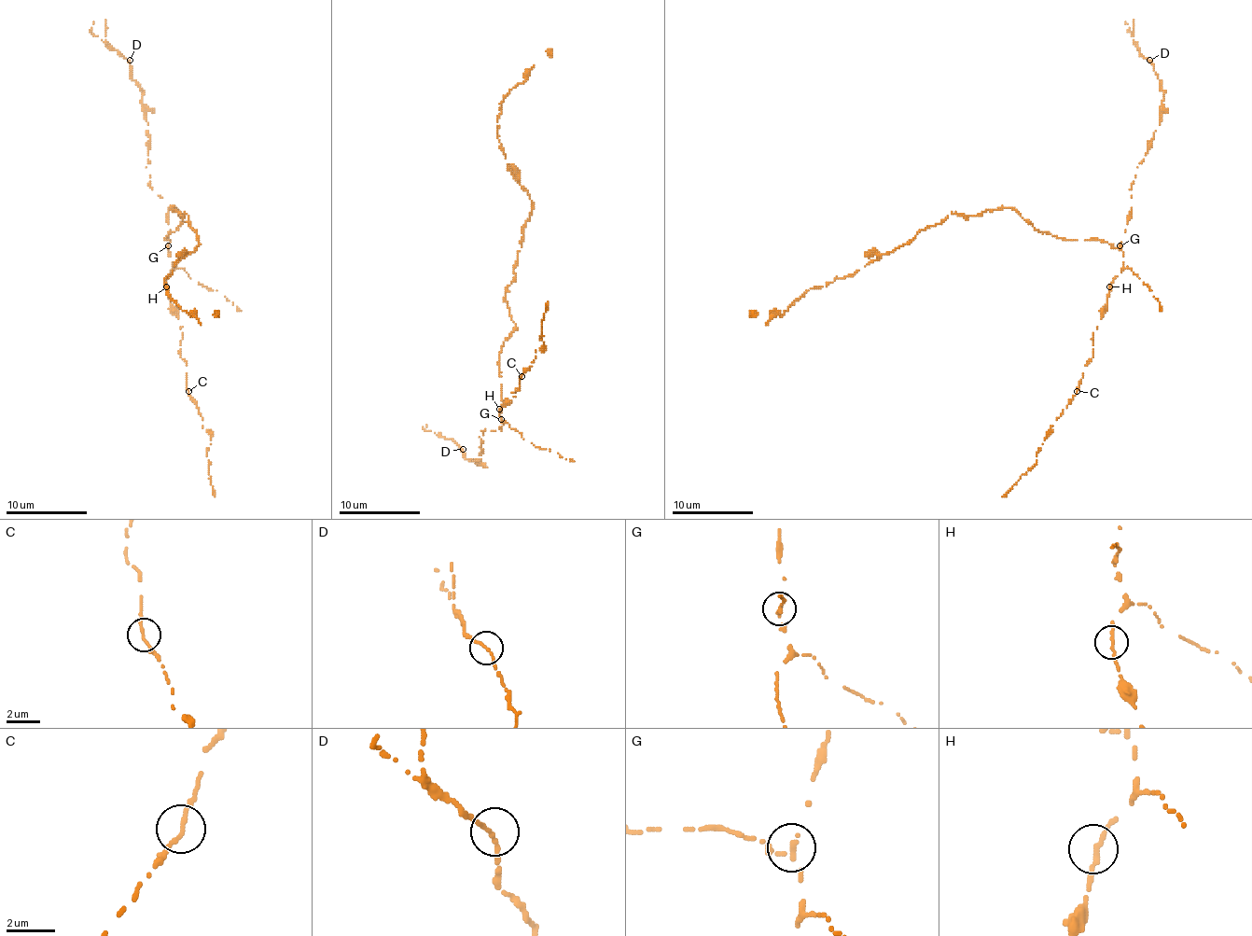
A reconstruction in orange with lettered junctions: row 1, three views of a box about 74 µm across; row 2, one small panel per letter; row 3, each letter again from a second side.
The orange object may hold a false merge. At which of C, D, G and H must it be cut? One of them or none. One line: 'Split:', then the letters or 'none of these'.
Split: G

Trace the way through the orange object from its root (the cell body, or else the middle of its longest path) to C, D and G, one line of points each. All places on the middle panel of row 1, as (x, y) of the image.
C: (499, 354), (503, 402), (499, 416), (503, 423), (499, 411), (511, 400), (521, 376)
D: (499, 354), (501, 431), (483, 431), (479, 437), (483, 451), (475, 463), (465, 457), (463, 449)
G: (499, 354), (503, 402), (499, 414), (501, 419)

